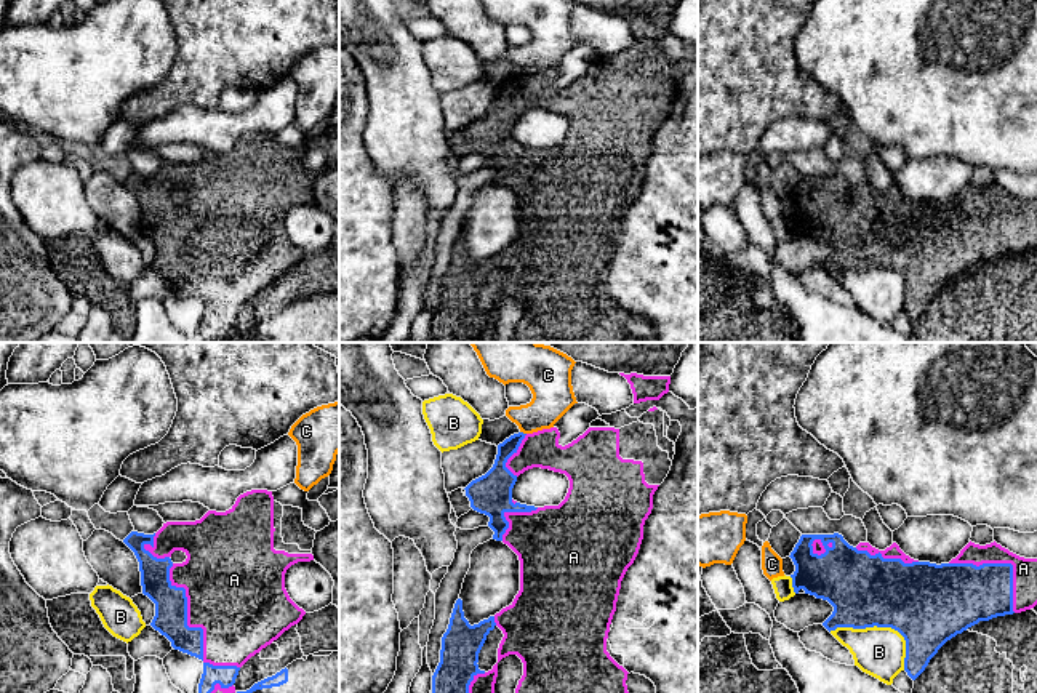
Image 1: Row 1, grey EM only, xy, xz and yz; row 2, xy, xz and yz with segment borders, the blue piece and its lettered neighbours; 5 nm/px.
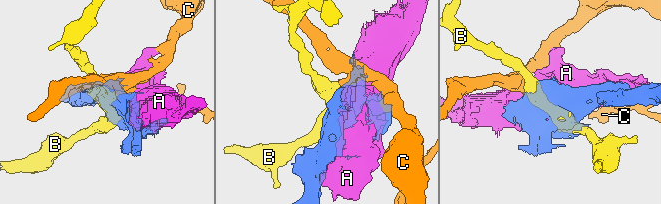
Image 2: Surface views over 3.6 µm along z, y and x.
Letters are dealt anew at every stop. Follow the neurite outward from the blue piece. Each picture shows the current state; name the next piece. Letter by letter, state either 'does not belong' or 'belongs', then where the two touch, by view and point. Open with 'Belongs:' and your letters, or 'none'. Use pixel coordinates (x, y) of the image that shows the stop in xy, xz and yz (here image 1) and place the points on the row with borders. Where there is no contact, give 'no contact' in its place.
Belongs: A
A: belongs; contact xy (194, 628)
B: does not belong; contact yz (882, 626)
C: does not belong; contact xz (522, 432)

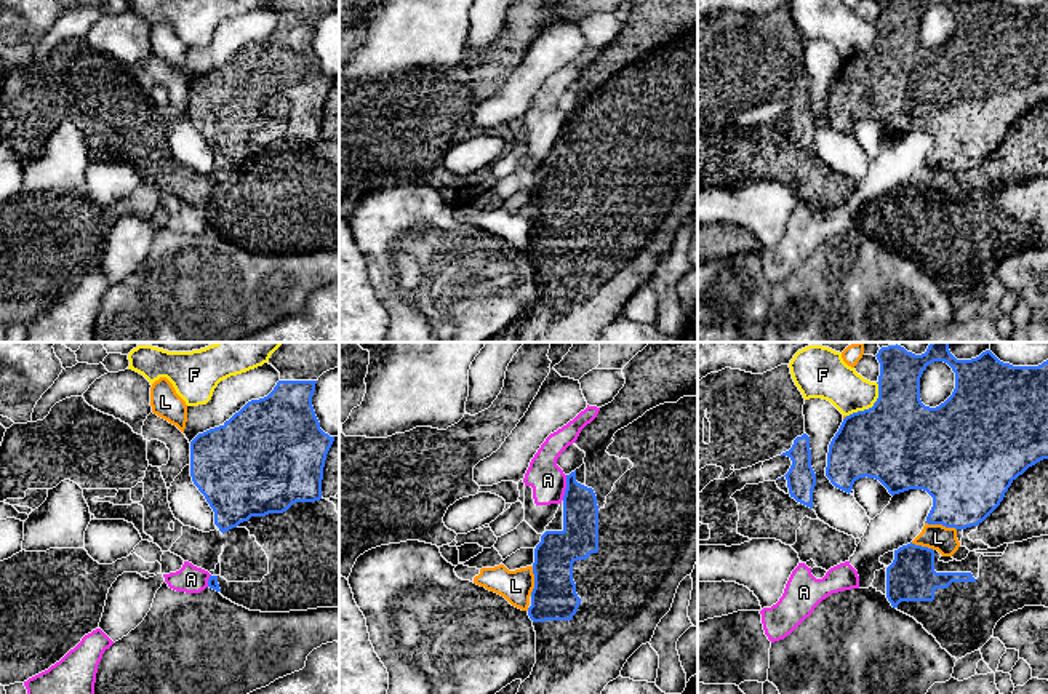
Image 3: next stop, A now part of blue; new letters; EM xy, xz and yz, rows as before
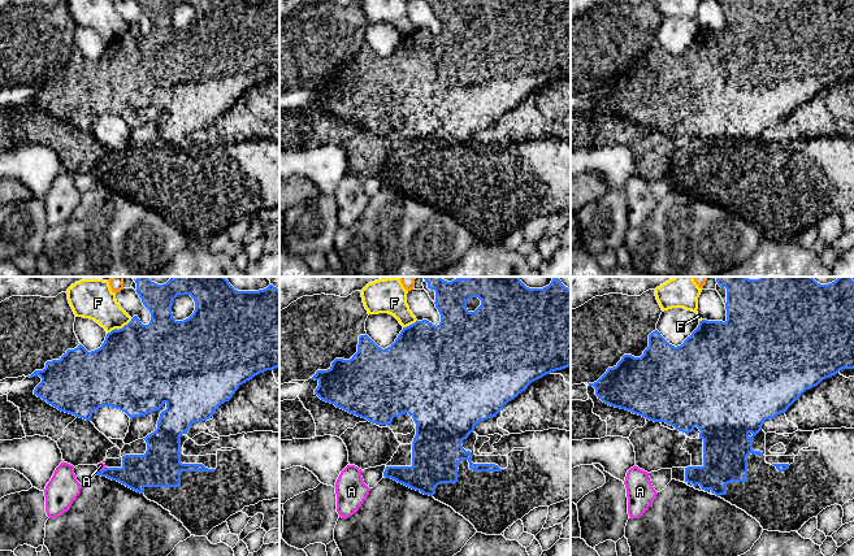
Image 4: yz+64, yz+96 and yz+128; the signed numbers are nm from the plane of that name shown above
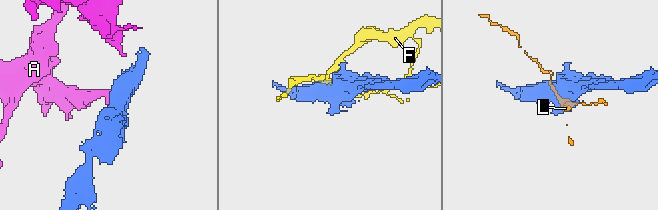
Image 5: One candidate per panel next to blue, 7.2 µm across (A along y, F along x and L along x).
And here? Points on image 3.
Belongs: none
A: does not belong; contact xz (567, 488)
F: does not belong; contact yz (872, 406)
L: does not belong; contact yz (941, 523)

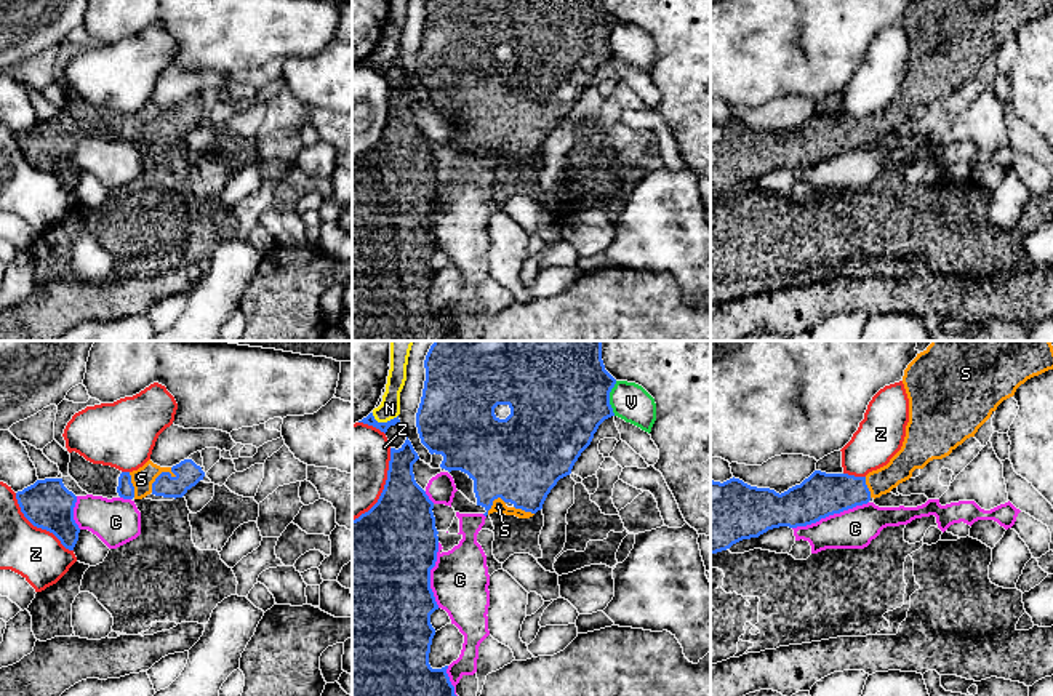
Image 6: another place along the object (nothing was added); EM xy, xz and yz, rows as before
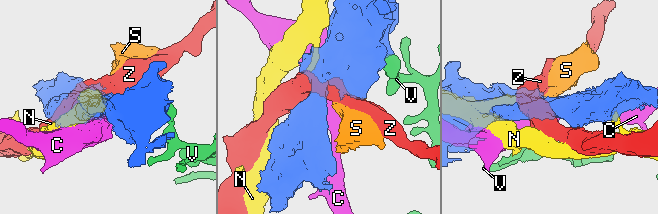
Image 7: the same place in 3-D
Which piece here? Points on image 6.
Belongs: S
C: does not belong; contact yz (829, 514)
N: does not belong; contact xz (384, 423)
S: belongs; contact xy (157, 477)
V: does not belong; contact xz (608, 399)
Z: does not belong; contact xz (384, 487)

